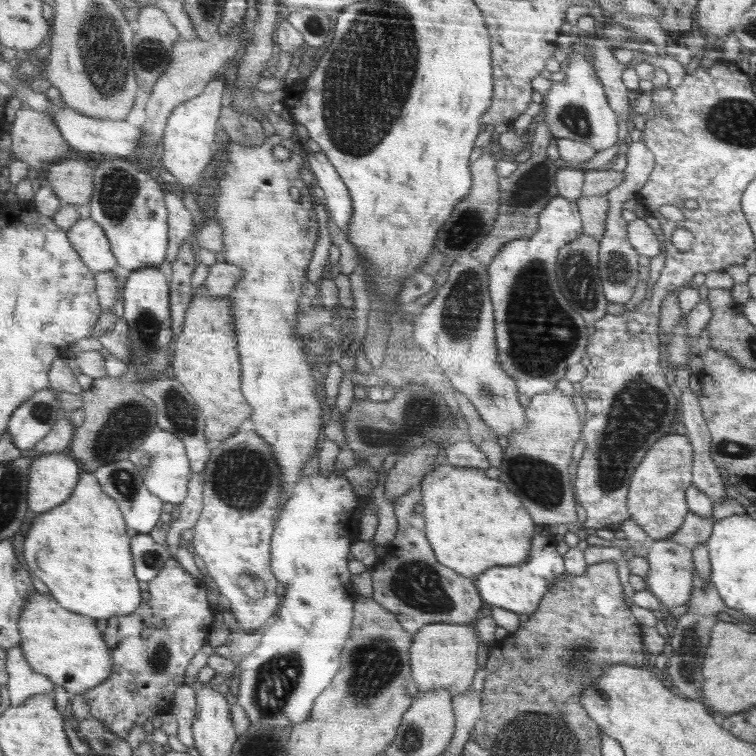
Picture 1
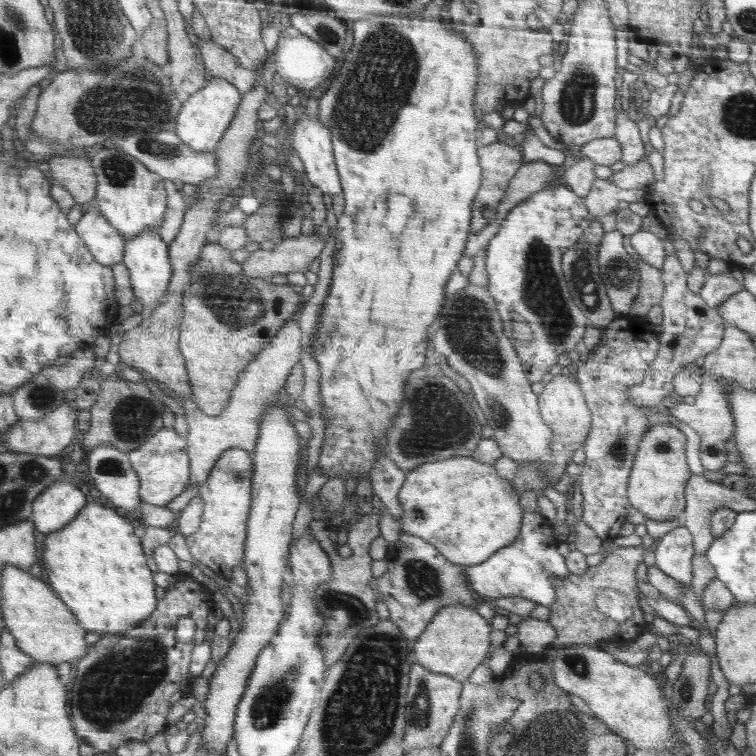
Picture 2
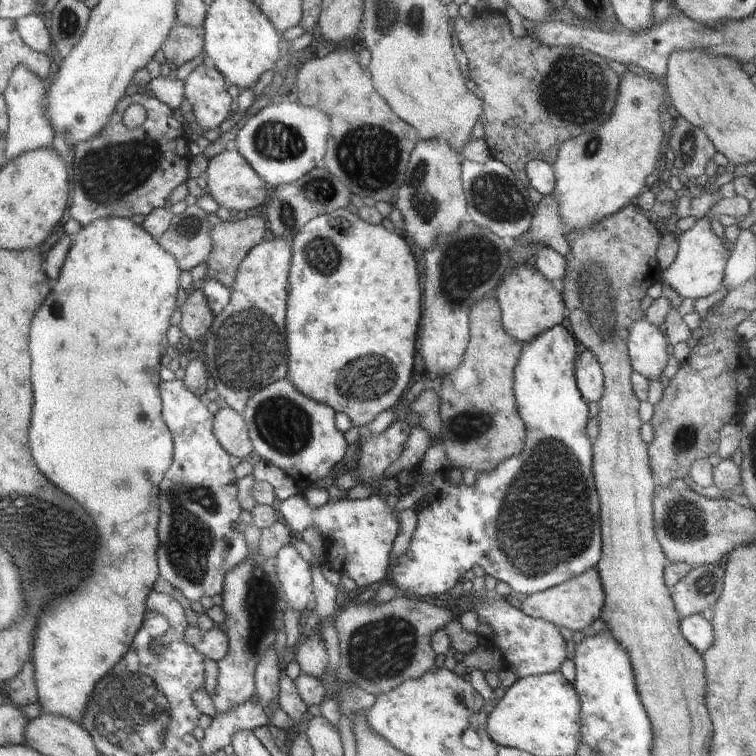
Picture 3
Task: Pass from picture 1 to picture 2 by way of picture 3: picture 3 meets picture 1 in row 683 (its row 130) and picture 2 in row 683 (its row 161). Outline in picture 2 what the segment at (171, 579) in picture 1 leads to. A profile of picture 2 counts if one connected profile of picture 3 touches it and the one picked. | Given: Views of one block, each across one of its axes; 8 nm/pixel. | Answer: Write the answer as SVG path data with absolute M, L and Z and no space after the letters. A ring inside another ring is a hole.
M176 572L176 583L165 588L164 598L160 599L159 608L155 609L155 612L151 614L150 617L147 618L146 621L143 621L140 627L136 629L132 629L129 631L124 631L123 633L118 634L107 634L102 636L102 638L94 645L91 645L90 654L88 654L87 658L84 658L84 661L78 663L78 675L75 680L75 686L78 688L76 692L73 692L73 702L72 708L74 708L74 712L72 712L72 718L74 718L74 722L76 722L77 734L81 740L88 742L91 746L93 746L98 753L109 753L116 754L117 750L122 746L126 745L132 741L144 741L148 742L149 739L156 736L158 732L162 732L164 730L164 726L166 726L166 714L170 712L170 706L174 704L174 702L160 702L160 700L166 700L166 698L172 698L172 700L178 700L178 698L188 697L190 693L190 674L188 674L188 664L190 664L190 652L195 646L198 644L202 644L202 640L204 640L204 630L206 630L206 626L208 626L208 614L212 612L212 606L214 606L214 602L212 602L212 596L210 596L210 589L206 588L205 584L200 584L199 581L192 580L190 574L184 574L181 572ZM181 616L188 616L188 618L192 618L196 623L196 632L194 634L194 641L188 643L178 642L174 638L174 633L176 632L176 622Z

